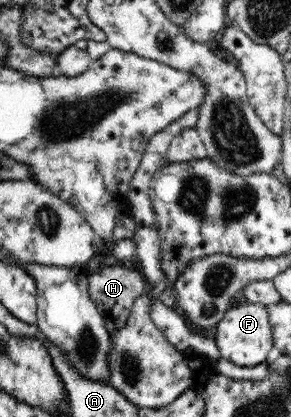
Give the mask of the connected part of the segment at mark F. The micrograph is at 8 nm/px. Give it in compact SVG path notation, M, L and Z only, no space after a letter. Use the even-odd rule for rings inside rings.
M249 302L235 303L215 325L215 348L213 352L216 356L224 357L224 359L228 359L240 367L259 365L262 361L266 361L268 351L274 347L271 326L266 306L250 304Z

